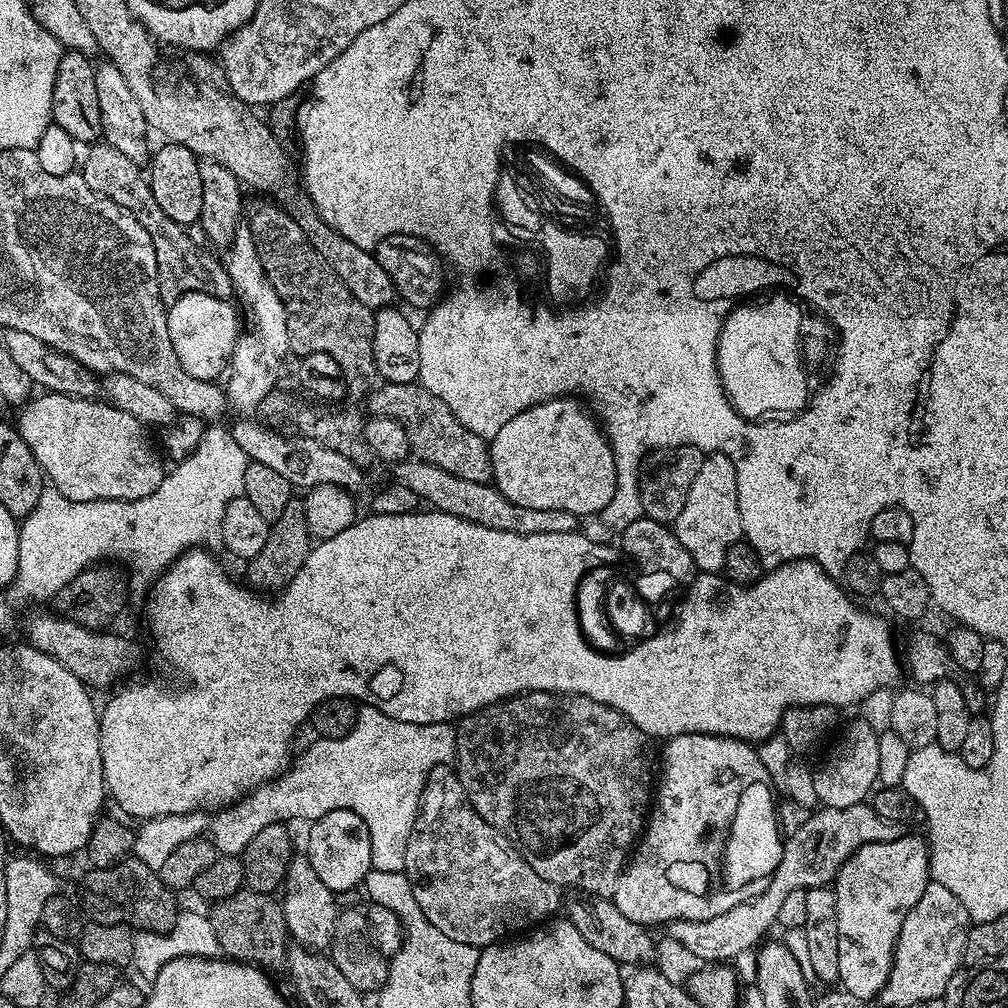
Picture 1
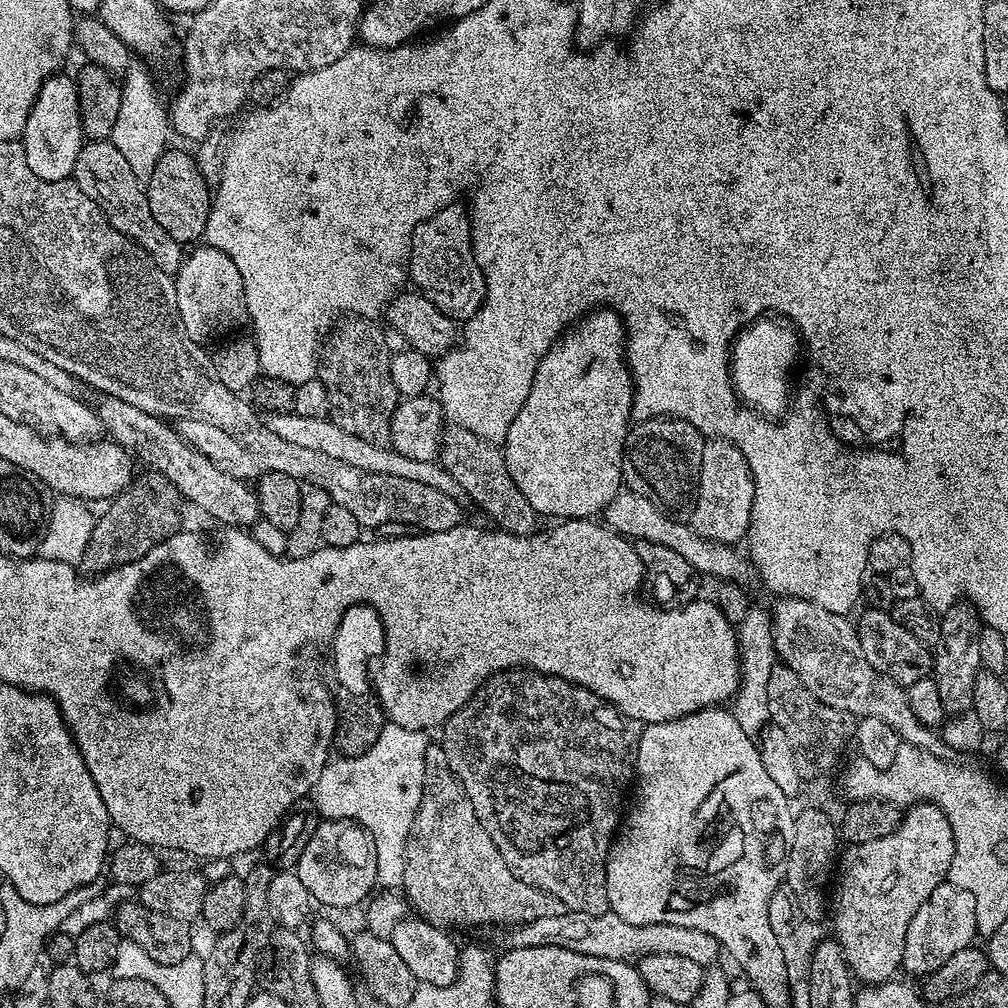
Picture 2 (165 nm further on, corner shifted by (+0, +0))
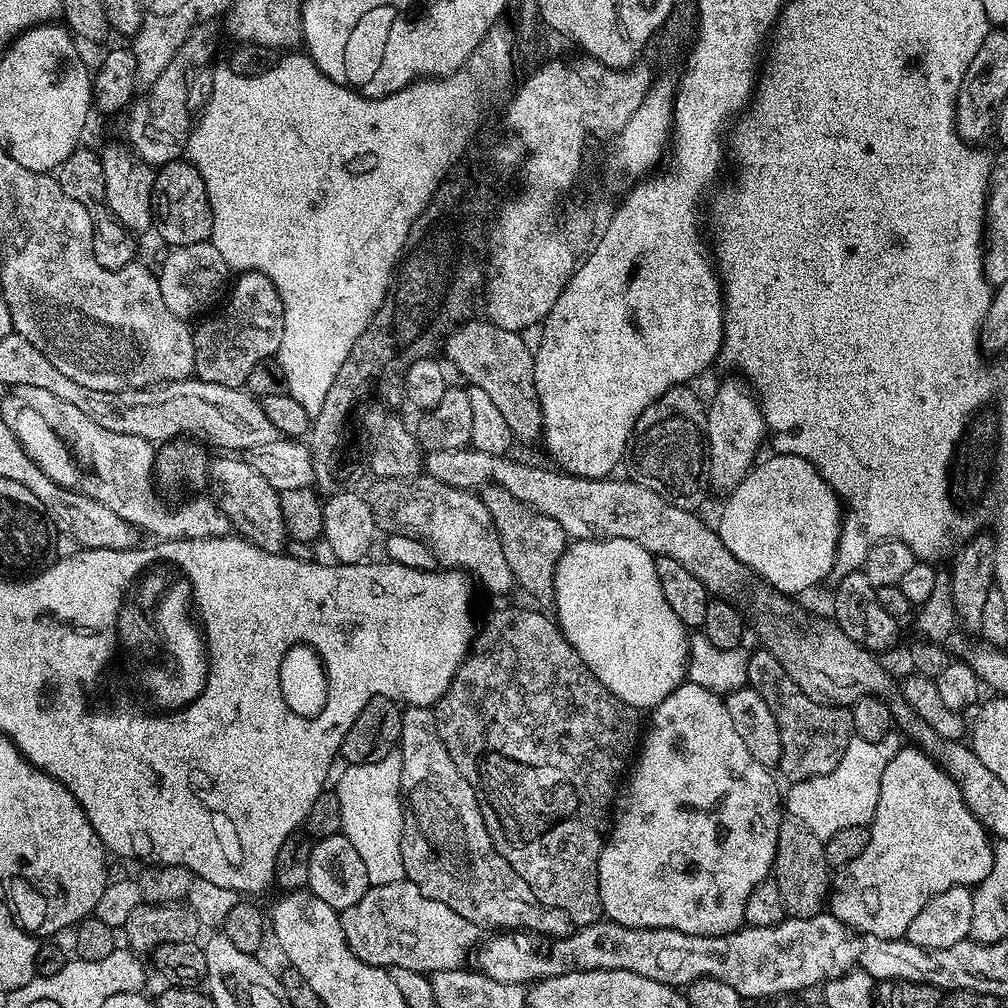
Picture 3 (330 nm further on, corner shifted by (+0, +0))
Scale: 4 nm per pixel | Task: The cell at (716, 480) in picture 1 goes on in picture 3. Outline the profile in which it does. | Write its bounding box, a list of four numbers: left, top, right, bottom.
[706,379,766,494]

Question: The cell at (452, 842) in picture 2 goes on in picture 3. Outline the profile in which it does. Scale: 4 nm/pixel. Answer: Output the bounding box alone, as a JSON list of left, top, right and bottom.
[398,707,574,938]

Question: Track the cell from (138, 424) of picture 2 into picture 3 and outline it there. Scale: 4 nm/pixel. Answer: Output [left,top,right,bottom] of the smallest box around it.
[210,454,288,553]

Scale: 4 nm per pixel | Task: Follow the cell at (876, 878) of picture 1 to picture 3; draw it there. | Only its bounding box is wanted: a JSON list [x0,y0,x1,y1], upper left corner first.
[830,746,994,940]

